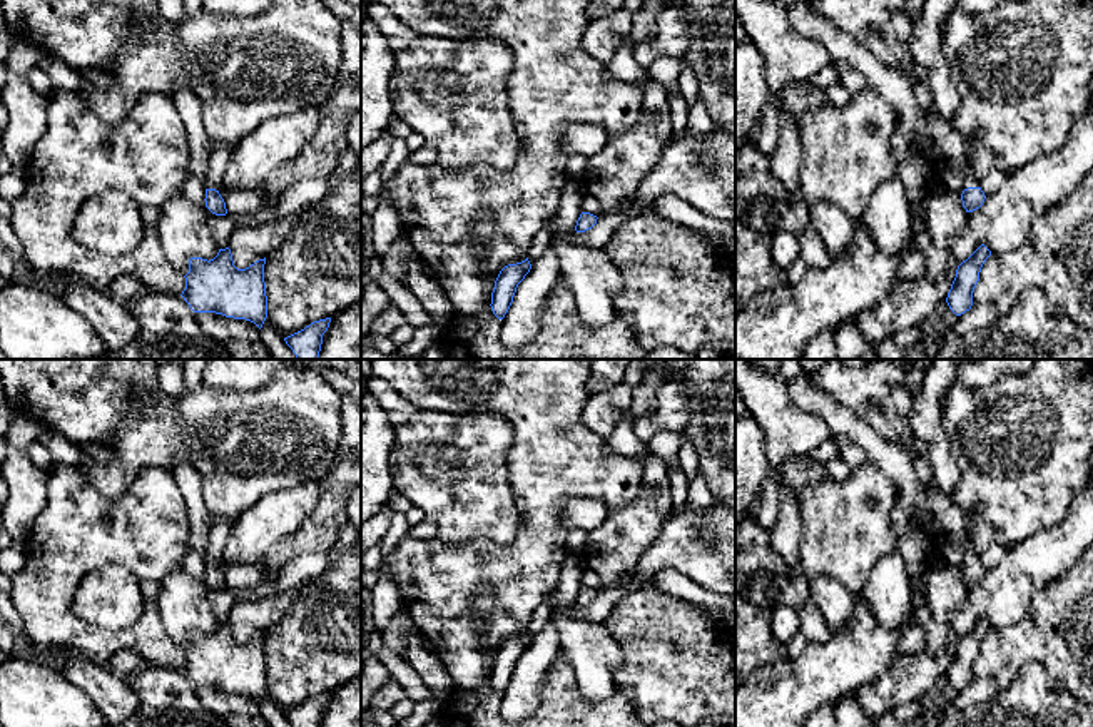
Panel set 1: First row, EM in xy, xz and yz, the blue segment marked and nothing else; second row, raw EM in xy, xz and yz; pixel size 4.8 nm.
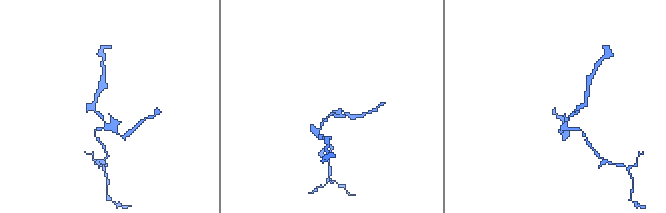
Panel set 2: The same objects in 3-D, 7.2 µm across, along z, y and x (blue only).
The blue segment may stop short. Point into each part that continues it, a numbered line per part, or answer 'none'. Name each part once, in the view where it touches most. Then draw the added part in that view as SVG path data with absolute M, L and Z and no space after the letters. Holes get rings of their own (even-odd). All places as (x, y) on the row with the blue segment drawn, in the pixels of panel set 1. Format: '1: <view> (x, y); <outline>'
1: yz (945, 141); M913 79L909 80L913 82L918 104L926 120L926 135L931 152L934 152L943 164L956 160L966 165L963 175L963 191L968 187L979 187L979 179L968 164L963 134L956 130L949 120L934 112L929 85Z

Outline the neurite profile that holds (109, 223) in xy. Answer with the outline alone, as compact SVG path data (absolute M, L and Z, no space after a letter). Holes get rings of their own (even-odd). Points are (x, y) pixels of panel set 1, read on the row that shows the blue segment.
M110 189L84 204L72 236L94 252L122 256L144 239L144 222L137 206L124 192Z

